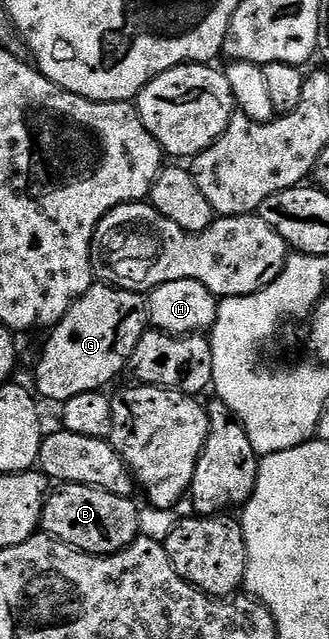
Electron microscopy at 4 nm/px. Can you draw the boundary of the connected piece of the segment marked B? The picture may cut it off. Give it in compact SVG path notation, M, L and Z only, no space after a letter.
M61 484L45 499L40 529L50 538L58 538L85 554L118 554L140 535L140 509L135 503L133 498L124 498L94 486Z

